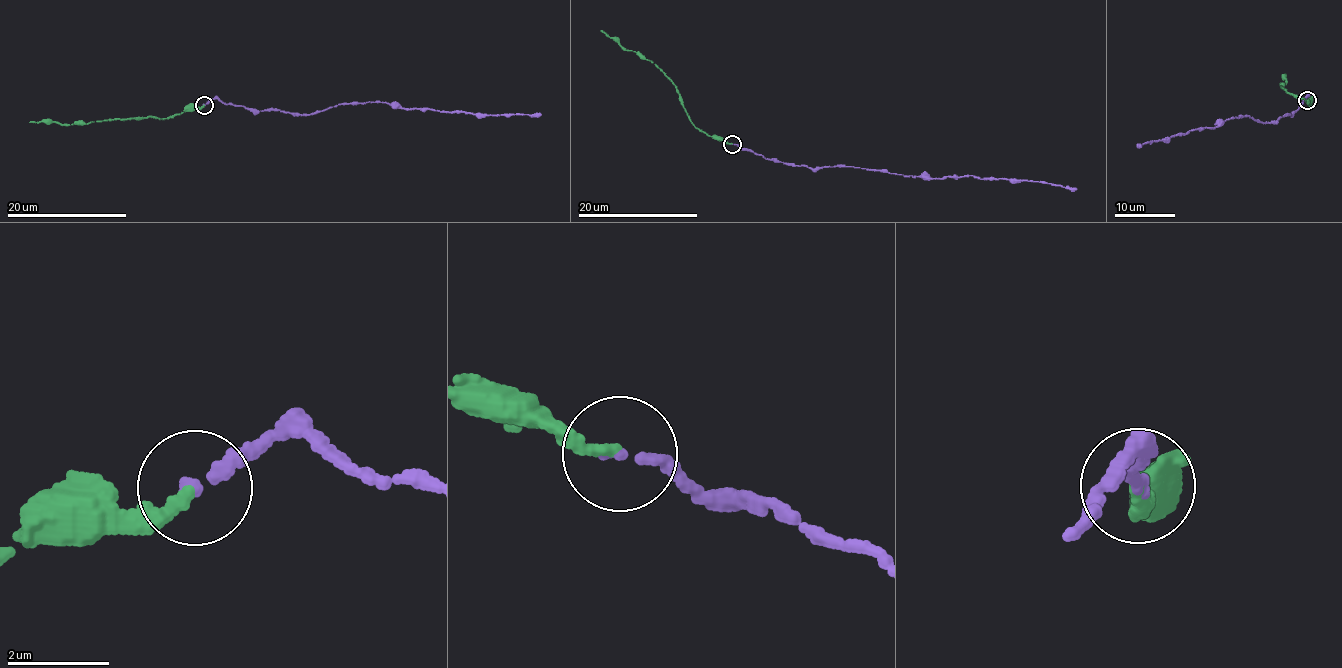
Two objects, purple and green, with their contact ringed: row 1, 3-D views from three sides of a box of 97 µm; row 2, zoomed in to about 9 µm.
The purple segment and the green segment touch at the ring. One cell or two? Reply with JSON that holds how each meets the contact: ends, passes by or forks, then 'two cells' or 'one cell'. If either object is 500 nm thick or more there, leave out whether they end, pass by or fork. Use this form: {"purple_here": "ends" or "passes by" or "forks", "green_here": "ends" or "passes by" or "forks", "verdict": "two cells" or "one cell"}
{"purple_here": "ends", "green_here": "ends", "verdict": "one cell"}

